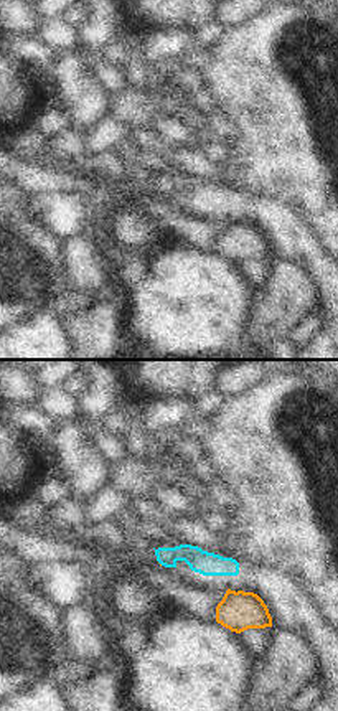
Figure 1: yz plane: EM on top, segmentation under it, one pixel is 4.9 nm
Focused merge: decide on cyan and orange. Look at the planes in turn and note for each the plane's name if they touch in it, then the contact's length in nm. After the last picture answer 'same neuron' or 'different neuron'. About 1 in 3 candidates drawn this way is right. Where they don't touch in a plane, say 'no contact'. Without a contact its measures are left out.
no contact

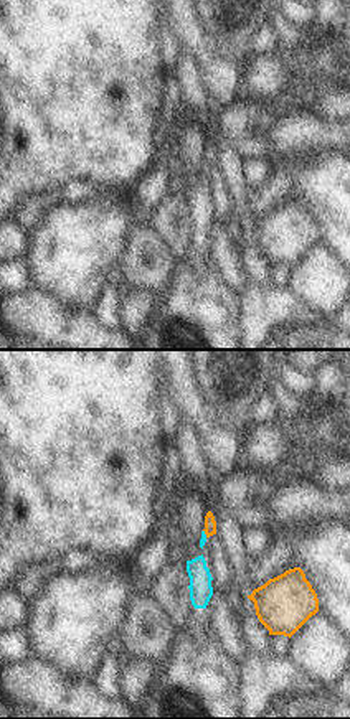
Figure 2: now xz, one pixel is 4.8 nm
meets cyan in xz; contact 40 nm long

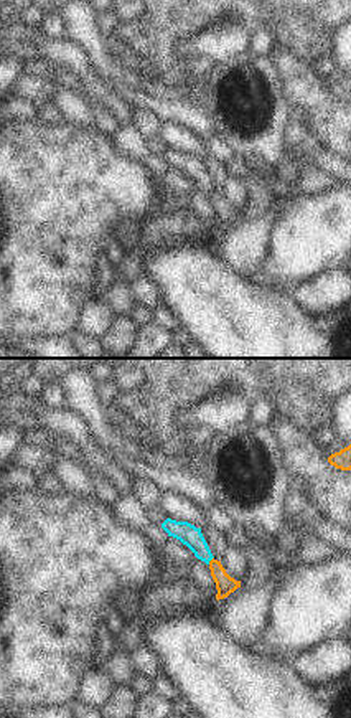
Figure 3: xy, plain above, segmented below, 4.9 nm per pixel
meets cyan in xy; contact 50 nm long

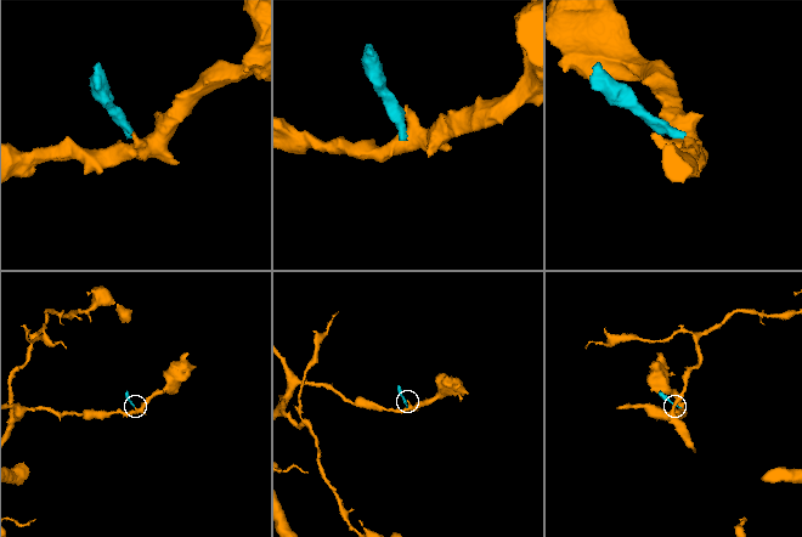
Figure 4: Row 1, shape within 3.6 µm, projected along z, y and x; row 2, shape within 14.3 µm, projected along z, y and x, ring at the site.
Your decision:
different neuron

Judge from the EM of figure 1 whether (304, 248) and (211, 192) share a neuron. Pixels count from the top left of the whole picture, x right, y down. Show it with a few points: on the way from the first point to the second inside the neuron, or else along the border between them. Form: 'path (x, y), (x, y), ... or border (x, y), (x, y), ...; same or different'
path (281, 225), (262, 210), (234, 207); same

